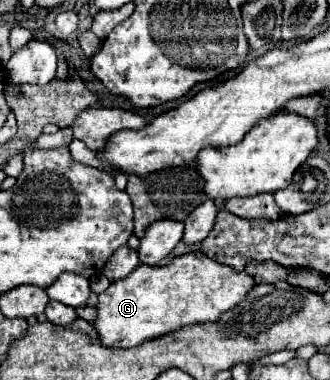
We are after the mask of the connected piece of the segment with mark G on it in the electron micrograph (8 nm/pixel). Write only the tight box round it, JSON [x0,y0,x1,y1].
[92,252,254,348]

